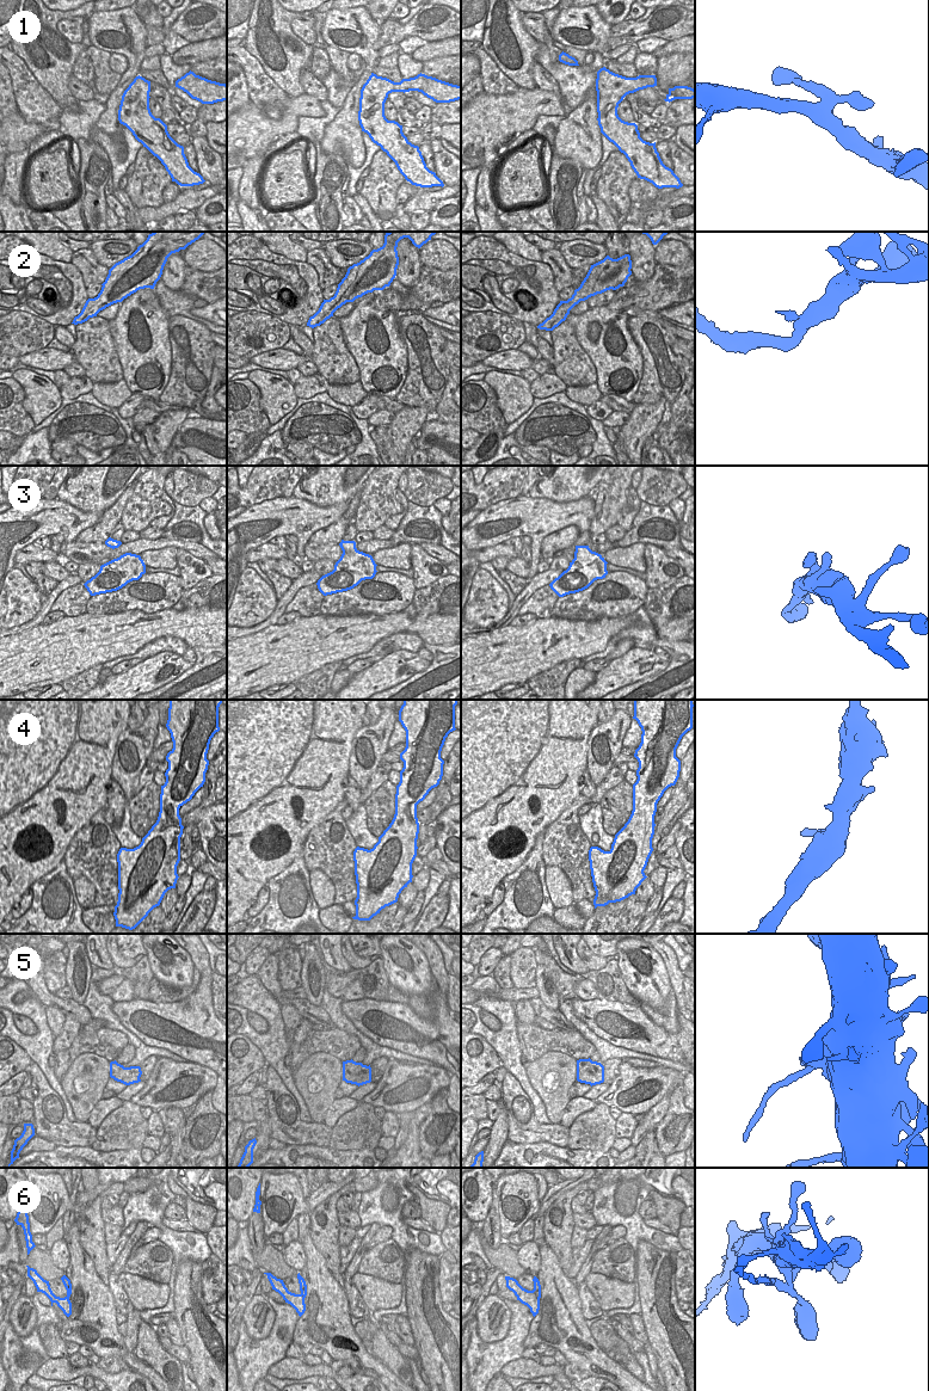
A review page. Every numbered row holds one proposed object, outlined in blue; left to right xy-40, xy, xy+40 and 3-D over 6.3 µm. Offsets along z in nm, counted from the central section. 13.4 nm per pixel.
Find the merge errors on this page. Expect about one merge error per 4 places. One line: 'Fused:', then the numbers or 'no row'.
Fused: 5, 6

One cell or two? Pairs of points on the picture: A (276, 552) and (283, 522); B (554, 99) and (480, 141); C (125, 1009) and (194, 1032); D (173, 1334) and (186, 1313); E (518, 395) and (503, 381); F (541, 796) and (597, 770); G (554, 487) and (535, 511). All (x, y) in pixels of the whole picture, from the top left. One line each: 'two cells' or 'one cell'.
A: two cells
B: one cell
C: one cell
D: two cells
E: one cell
F: two cells
G: two cells

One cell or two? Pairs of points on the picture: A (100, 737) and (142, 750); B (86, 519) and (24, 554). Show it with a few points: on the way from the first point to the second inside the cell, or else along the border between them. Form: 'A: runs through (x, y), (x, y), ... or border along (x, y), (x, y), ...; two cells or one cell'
A: border along (127, 727), (118, 737), (111, 769); two cells
B: border along (32, 542), (17, 552), (14, 562); two cells

